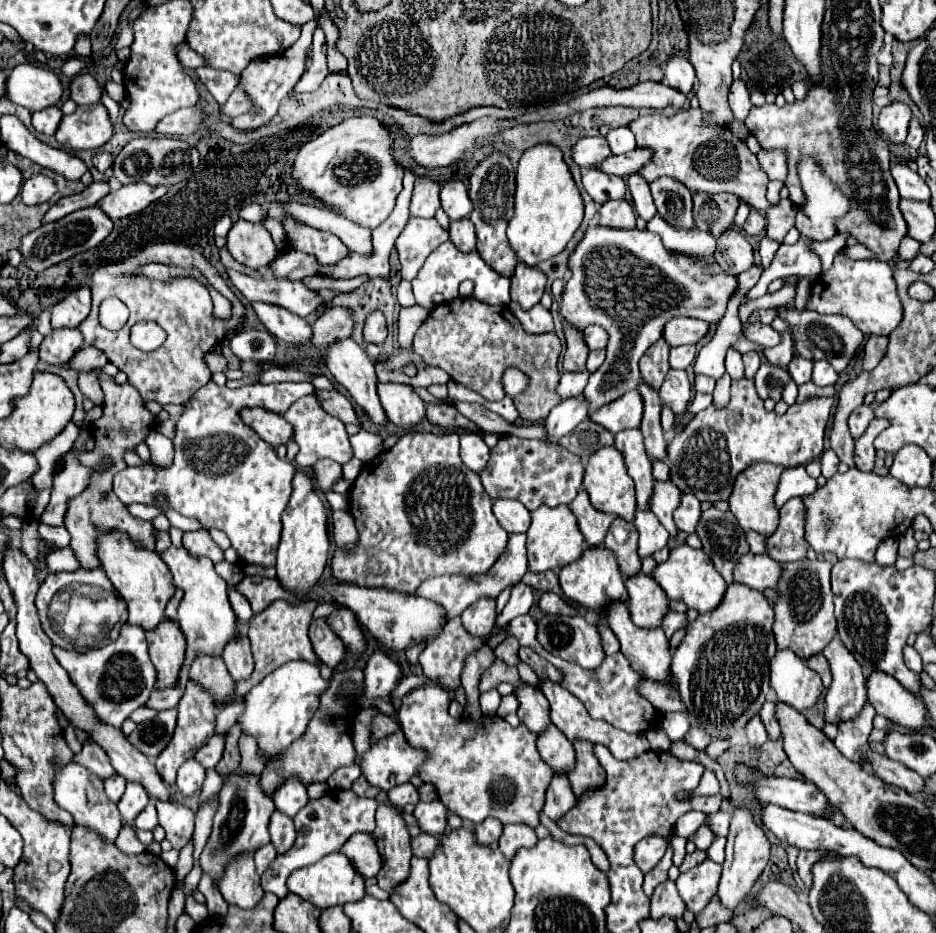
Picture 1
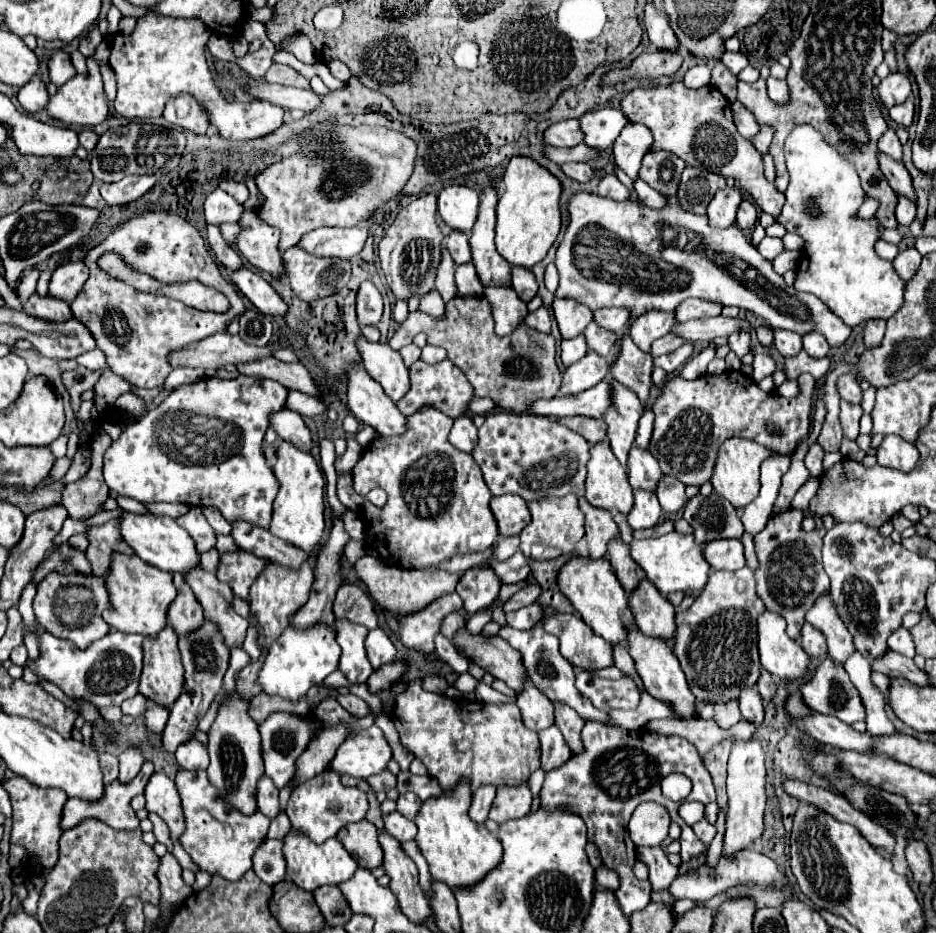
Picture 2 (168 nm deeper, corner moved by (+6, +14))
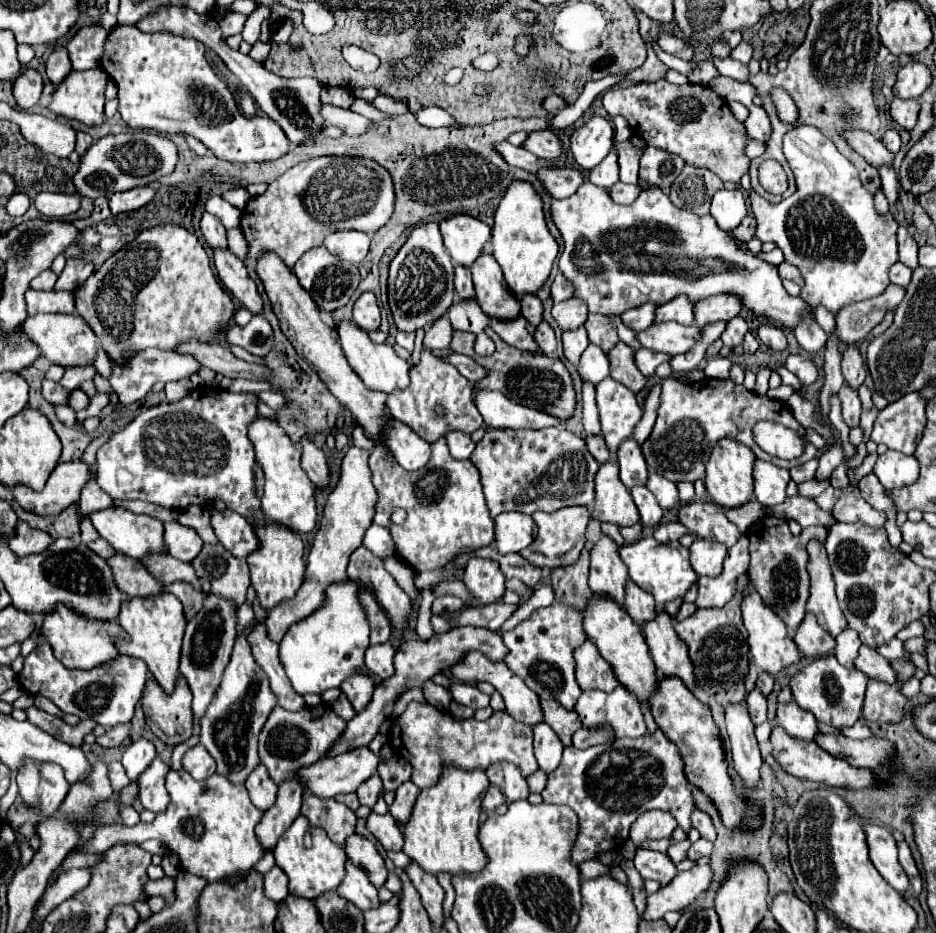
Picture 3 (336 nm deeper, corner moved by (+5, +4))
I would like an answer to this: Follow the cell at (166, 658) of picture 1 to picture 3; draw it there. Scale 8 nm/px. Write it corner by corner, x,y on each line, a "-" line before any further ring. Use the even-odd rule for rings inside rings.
184,677
178,679
172,693
166,693
154,679
148,679
142,693
148,727
168,745
178,745
192,735
190,703
192,691

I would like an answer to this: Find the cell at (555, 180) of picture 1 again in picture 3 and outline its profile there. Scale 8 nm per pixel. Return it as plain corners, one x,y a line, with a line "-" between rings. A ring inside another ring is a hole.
512,181
502,197
492,227
492,255
504,271
510,291
518,297
536,293
550,275
552,263
558,255
558,243
546,227
544,203
540,193
528,181

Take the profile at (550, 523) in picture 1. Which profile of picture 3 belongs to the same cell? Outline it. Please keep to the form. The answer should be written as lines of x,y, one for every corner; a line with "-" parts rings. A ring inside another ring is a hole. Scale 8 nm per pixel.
564,507
562,511
556,511
556,513
542,513
542,511
536,511
532,515
532,519
536,521
538,525
538,533
536,533
536,539
520,551
520,555
536,565
536,567
548,567
548,569
554,569
554,567
564,567
564,565
570,565
578,559
584,543
586,543
586,525
590,521
590,513
586,507

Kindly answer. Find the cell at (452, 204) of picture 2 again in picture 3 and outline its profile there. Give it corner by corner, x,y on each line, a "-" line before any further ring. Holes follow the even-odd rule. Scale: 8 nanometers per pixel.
458,213
440,221
440,233
452,261
464,267
472,267
474,259
486,247
490,227
472,215

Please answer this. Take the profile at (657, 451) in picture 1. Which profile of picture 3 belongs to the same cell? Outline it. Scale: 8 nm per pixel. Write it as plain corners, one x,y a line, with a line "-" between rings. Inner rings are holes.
618,343
610,353
610,375
626,385
632,393
638,393
646,385
646,377
640,373
640,369
634,363
634,349
628,347
626,343

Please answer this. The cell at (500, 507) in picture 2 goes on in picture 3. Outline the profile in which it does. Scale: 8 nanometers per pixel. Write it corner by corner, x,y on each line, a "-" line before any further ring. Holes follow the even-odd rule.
506,511
496,519
496,549
506,555
528,547
534,539
534,519
526,513

